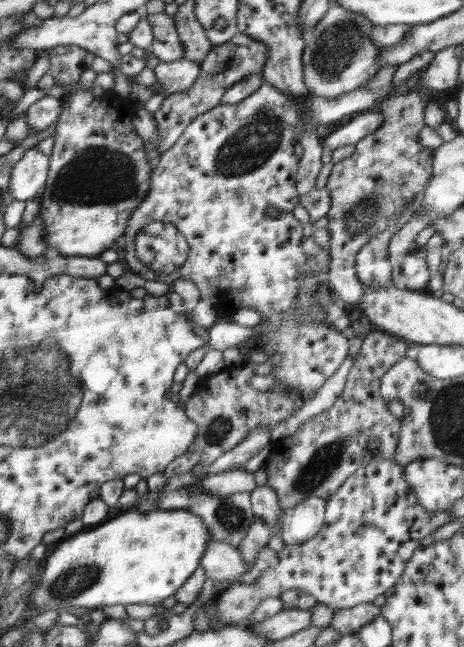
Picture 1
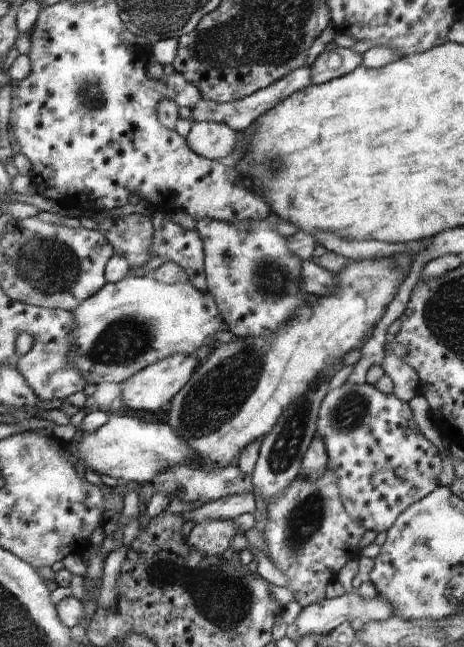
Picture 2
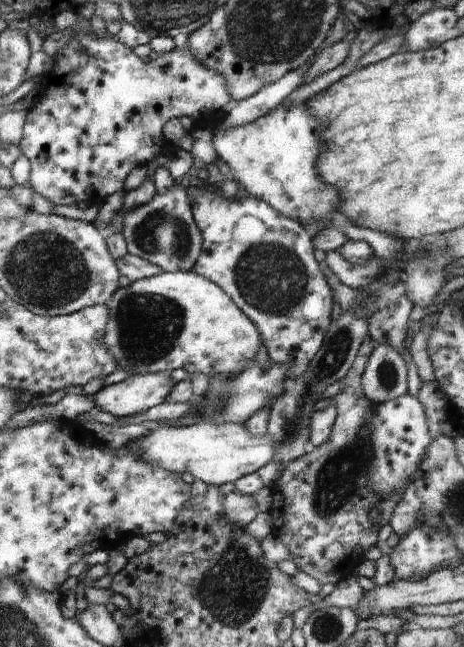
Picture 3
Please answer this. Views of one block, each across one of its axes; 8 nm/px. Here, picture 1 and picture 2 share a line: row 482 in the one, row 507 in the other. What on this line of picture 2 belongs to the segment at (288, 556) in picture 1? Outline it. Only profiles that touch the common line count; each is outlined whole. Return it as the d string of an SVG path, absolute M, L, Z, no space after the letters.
M346 381L339 388L329 389L322 398L316 428L315 432L325 446L327 466L335 476L342 506L346 514L361 523L366 531L387 532L408 506L440 486L438 480L443 469L443 455L422 435L408 403L393 393L384 394L367 382L354 384Z

